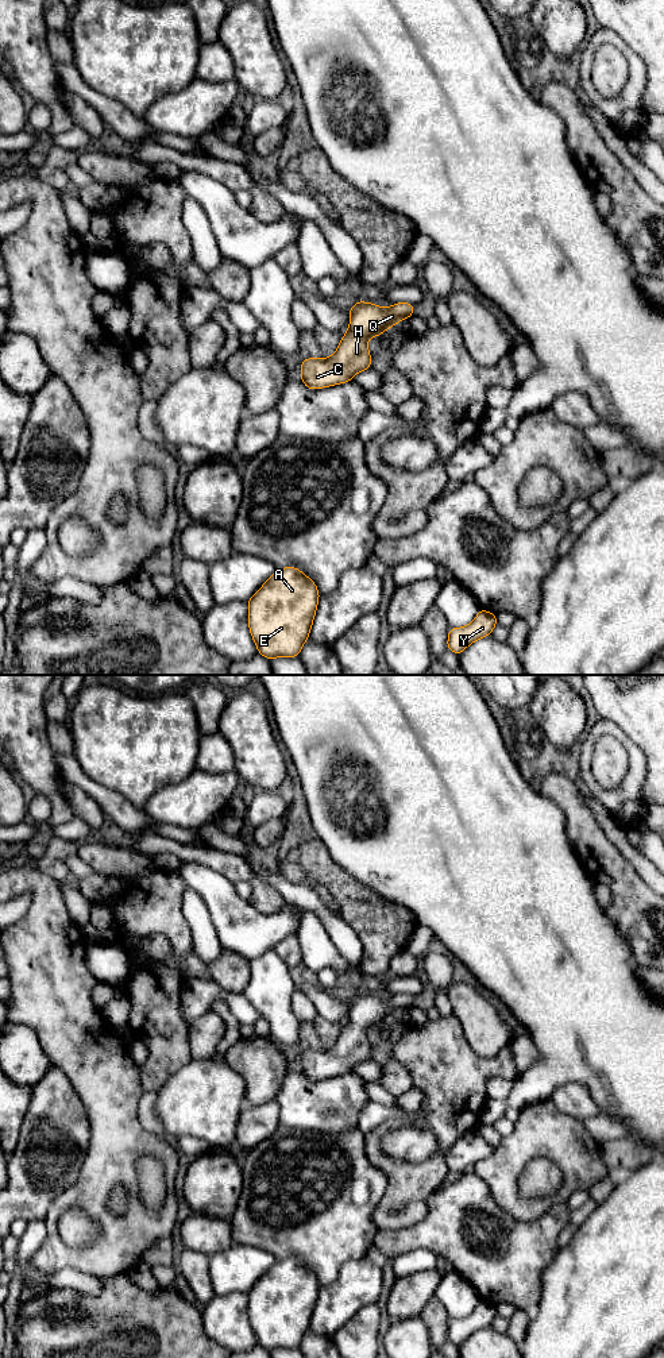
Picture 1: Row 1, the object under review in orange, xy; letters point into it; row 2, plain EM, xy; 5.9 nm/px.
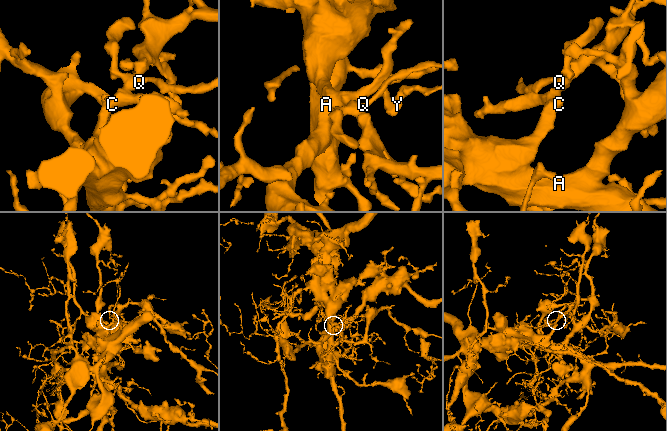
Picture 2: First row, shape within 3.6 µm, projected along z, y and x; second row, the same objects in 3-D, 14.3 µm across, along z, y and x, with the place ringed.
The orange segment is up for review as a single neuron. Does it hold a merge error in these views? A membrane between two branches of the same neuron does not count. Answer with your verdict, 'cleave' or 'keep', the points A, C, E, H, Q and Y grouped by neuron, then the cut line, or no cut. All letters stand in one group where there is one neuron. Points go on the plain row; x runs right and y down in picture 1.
keep; A C E H Q Y; no cut

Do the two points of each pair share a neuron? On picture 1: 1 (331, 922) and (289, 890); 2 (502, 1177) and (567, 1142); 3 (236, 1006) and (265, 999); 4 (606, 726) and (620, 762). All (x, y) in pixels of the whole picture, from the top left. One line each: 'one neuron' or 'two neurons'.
1: one neuron
2: one neuron
3: two neurons
4: two neurons

